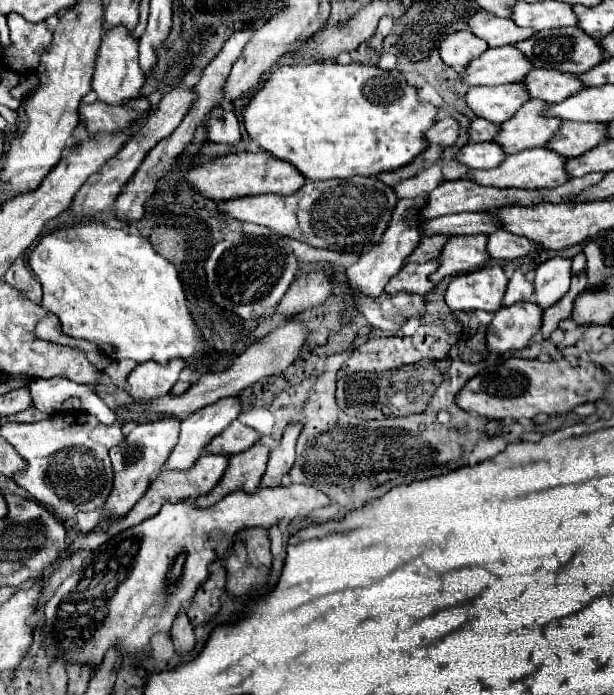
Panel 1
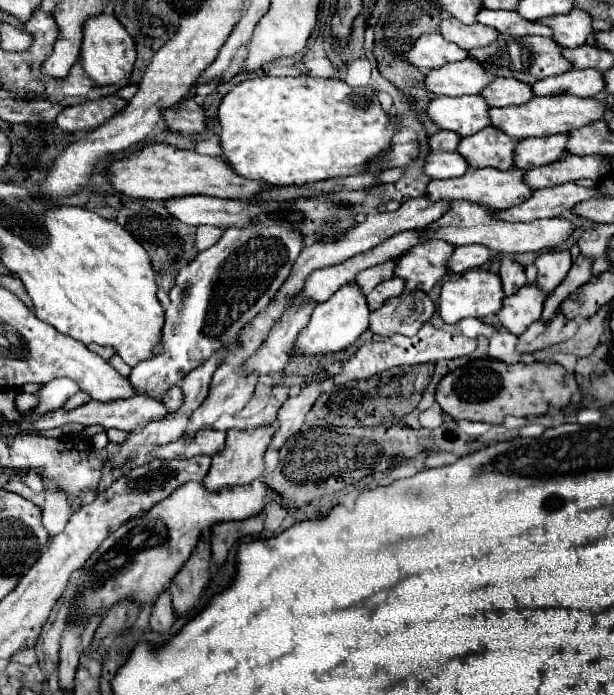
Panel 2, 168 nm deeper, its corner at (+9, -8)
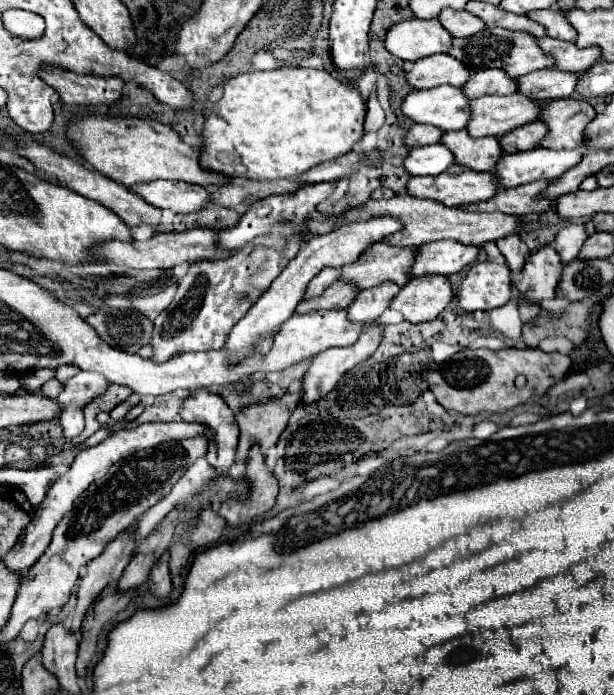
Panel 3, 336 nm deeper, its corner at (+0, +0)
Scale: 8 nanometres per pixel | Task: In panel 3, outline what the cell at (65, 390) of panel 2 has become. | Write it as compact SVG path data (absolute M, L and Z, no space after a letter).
M80 371L64 383L64 389L56 401L64 409L59 419L66 439L72 439L83 431L85 426L83 410L86 403L104 393L106 387L108 381L102 375L90 371Z

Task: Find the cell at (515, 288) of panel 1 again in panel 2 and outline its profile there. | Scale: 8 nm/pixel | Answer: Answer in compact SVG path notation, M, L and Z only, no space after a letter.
M499 257L499 263L501 263L499 275L501 275L501 281L503 281L503 291L505 291L505 295L515 293L521 285L527 283L523 265L519 265L517 261L511 261L511 259L507 259L507 257Z

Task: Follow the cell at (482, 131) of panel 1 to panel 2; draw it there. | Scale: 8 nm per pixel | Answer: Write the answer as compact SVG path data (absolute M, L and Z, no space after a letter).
M437 131L437 133L429 135L427 143L429 143L429 149L431 149L431 151L455 151L459 139L461 139L461 137L457 137L457 133Z

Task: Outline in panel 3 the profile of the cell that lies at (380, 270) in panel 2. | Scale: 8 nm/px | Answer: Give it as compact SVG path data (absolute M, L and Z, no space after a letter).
M338 277L338 281L334 281L334 285L330 285L320 297L316 299L308 299L308 301L300 301L296 313L310 313L316 309L346 309L350 307L350 301L354 301L354 295L360 293L360 289L350 283L350 281L342 281Z

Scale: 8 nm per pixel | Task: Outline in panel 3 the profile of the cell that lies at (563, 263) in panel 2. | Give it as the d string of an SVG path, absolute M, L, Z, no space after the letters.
M568 225L568 227L564 227L556 235L552 247L558 251L562 263L568 265L570 261L574 261L574 257L578 257L584 241L586 241L586 229L584 229L584 225Z

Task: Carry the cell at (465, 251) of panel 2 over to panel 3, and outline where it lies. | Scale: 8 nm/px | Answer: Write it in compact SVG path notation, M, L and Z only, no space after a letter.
M432 241L420 247L422 249L410 271L412 277L426 273L436 273L436 275L458 273L466 265L472 265L480 253L480 247L462 245L458 241Z

